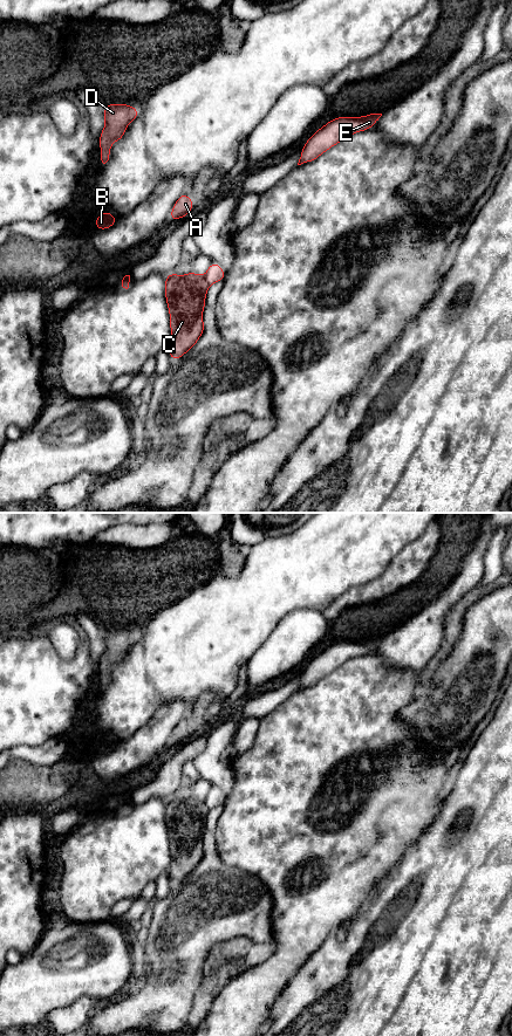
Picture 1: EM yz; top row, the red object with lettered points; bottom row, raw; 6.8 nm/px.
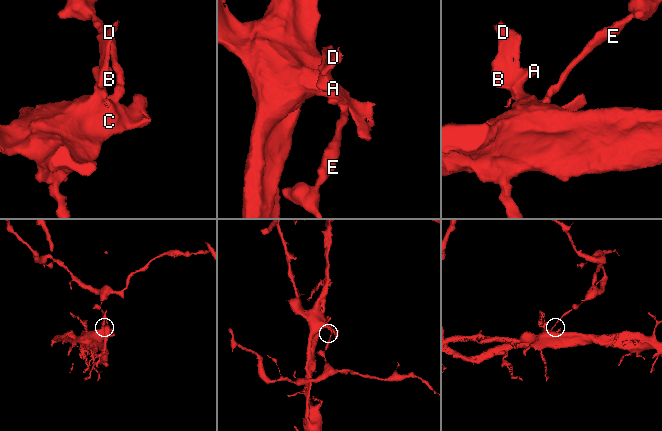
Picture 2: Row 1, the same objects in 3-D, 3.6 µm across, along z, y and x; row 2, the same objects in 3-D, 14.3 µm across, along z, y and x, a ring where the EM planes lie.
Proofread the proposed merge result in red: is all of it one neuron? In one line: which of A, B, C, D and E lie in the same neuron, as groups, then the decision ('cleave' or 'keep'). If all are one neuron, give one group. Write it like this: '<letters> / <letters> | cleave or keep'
A B C D / E | cleave

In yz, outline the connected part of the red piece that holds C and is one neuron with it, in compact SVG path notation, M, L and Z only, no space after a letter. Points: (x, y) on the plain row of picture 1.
M190 796L186 800L166 800L165 821L170 835L171 863L169 878L175 886L186 878L204 856L202 843L209 814L205 801Z

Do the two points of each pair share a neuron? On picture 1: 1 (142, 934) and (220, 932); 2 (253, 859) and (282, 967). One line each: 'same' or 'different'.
1: different
2: same

